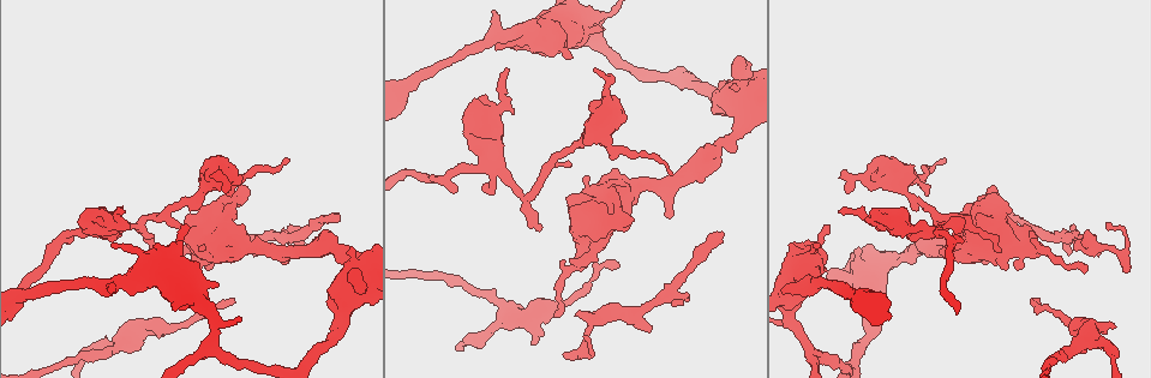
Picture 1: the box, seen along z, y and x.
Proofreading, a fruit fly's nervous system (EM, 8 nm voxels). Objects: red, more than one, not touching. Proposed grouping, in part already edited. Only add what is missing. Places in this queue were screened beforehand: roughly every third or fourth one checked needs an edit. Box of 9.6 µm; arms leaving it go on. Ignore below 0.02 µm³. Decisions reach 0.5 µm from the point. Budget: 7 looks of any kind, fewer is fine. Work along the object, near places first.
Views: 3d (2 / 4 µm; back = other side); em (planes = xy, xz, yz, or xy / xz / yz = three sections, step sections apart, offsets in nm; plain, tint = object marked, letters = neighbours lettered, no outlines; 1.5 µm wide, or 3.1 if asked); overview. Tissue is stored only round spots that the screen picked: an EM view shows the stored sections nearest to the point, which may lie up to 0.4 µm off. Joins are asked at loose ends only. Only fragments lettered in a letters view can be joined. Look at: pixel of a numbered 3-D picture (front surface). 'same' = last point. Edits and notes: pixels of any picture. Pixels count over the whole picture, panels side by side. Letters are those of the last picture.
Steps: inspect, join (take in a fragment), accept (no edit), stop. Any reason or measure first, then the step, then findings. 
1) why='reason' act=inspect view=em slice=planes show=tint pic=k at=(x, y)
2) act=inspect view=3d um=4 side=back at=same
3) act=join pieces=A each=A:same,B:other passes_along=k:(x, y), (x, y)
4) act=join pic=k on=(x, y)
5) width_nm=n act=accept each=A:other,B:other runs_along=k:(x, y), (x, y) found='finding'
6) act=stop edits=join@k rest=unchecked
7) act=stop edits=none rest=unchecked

why='thin end' act=inspect view=3d um=2 pic=1 at=(568, 167)

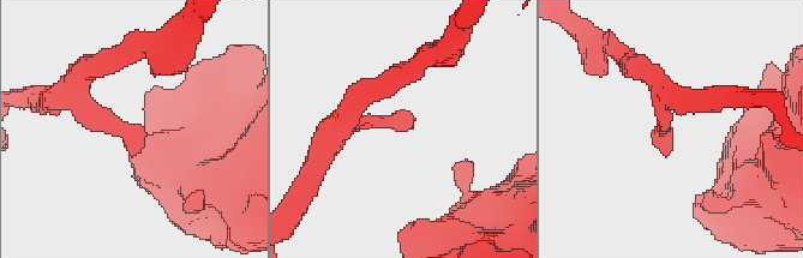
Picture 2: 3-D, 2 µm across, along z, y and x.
why='now the EM' act=inspect view=em slice=yz step=4 show=tint pic=2 at=(137, 148)

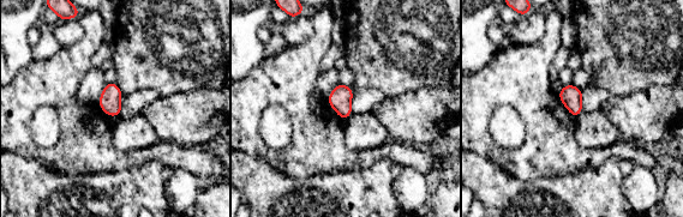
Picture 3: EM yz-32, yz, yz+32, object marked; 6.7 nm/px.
act=inspect view=em slice=planes show=letters at=same

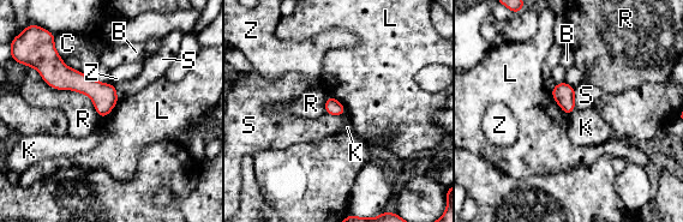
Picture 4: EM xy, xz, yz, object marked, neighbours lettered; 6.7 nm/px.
width_nm=110 act=accept each=B:other,C:other,K:other,L:other,R:other,S:other,Z:other runs_along=4:(47, 72), (114, 100) found='no lettered fragment goes on from it'

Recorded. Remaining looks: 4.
why='thin end' act=inspect view=3d um=2 pic=1 at=(999, 249)

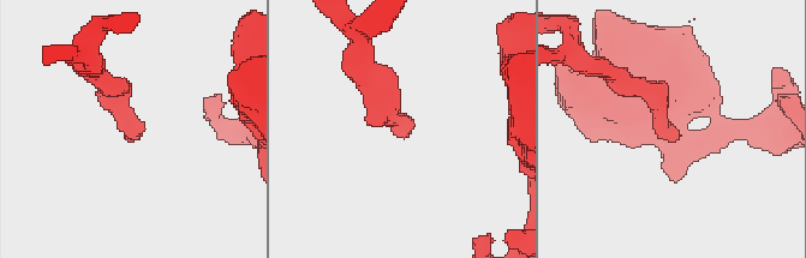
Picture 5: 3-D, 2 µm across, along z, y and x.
act=inspect view=em slice=planes show=tint pic=5 at=(138, 136)

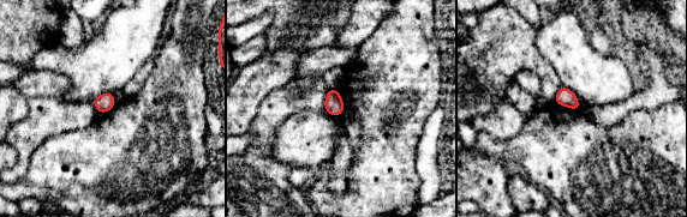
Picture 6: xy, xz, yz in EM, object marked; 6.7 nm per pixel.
act=inspect view=em slice=planes show=letters at=same

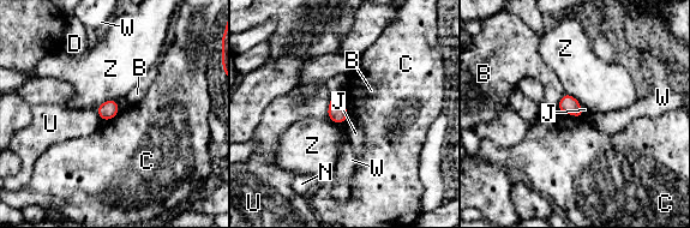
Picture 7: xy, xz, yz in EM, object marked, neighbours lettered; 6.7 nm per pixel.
longest_contact=C:190nm act=accept each=B:other,C:other,D:other,J:other,N:other,U:other,W:other,Z:other found='no lettered fragment goes on from it'

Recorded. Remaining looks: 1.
act=inspect view=em slice=planes show=letters pic=1 at=(123, 213)

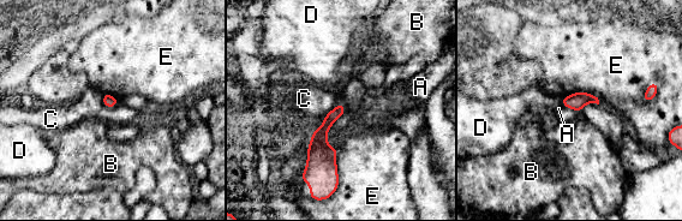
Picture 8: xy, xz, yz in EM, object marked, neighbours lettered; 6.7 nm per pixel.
longest_contact=E:280nm act=accept each=A:other,B:other,C:other,D:other,E:other border=8:(560, 105), (568, 107) found='no lettered fragment goes on from it'

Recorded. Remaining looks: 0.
act=stop edits=none rest=unchecked

